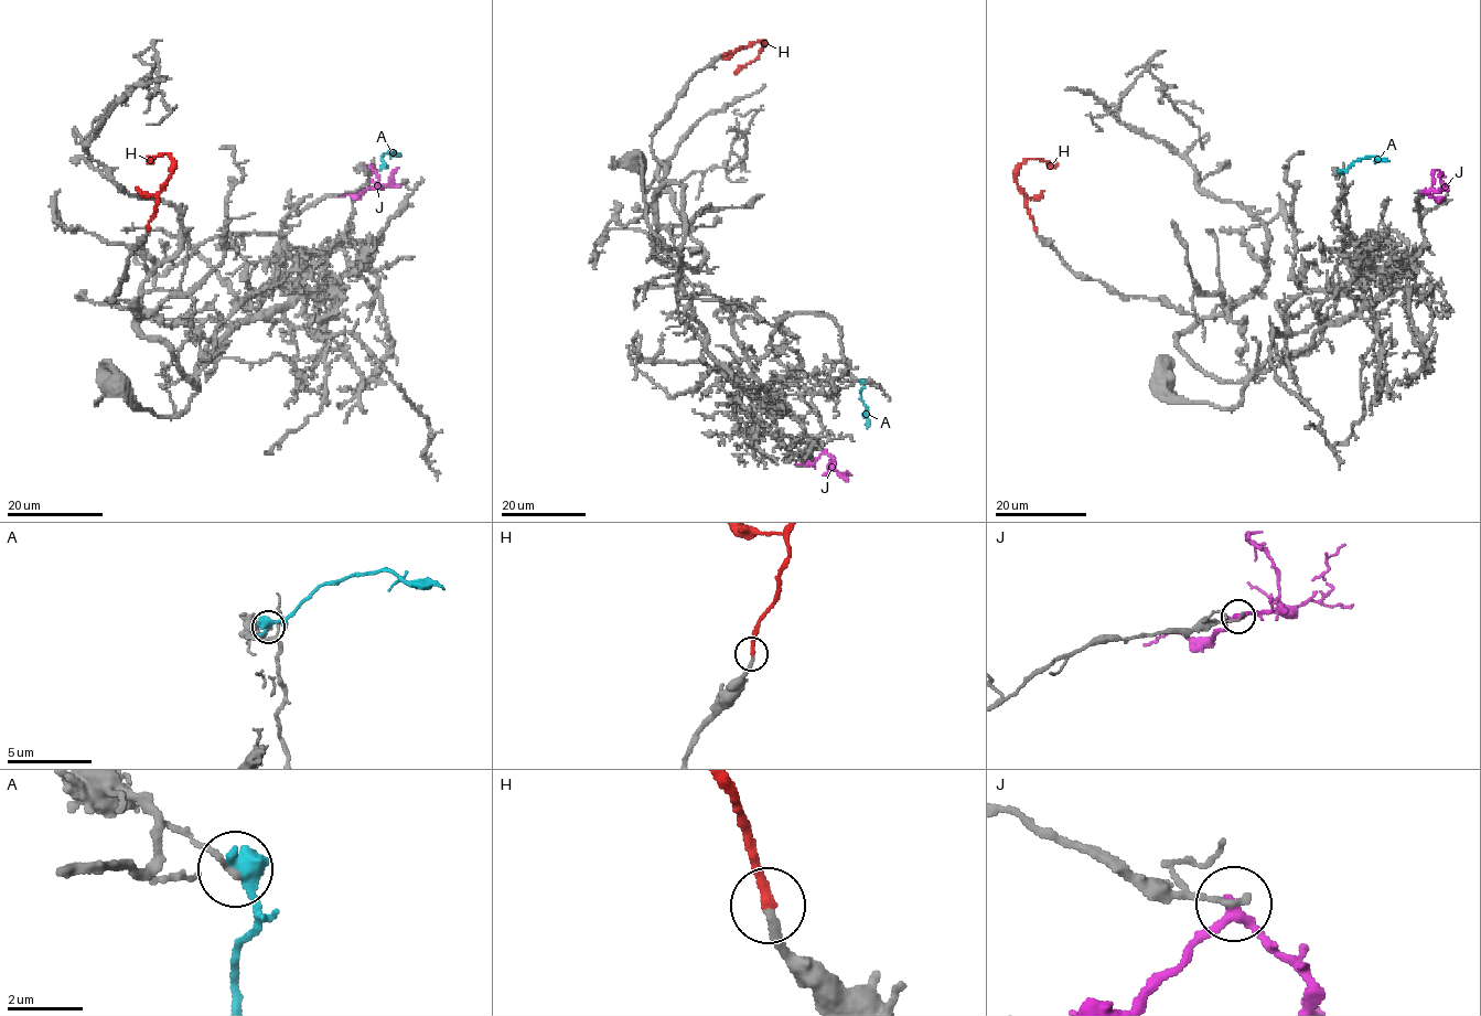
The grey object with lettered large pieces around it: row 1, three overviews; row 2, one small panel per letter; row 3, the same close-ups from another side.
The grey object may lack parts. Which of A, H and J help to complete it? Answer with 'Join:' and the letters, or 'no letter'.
Join: H

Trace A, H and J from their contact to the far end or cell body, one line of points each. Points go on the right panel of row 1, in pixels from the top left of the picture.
A: (1341, 171), (1356, 160), (1369, 157), (1388, 161)
H: (1036, 231), (1023, 190), (1016, 183), (1016, 171), (1028, 159), (1054, 161)
J: (1422, 192), (1430, 190), (1436, 170), (1446, 178)

